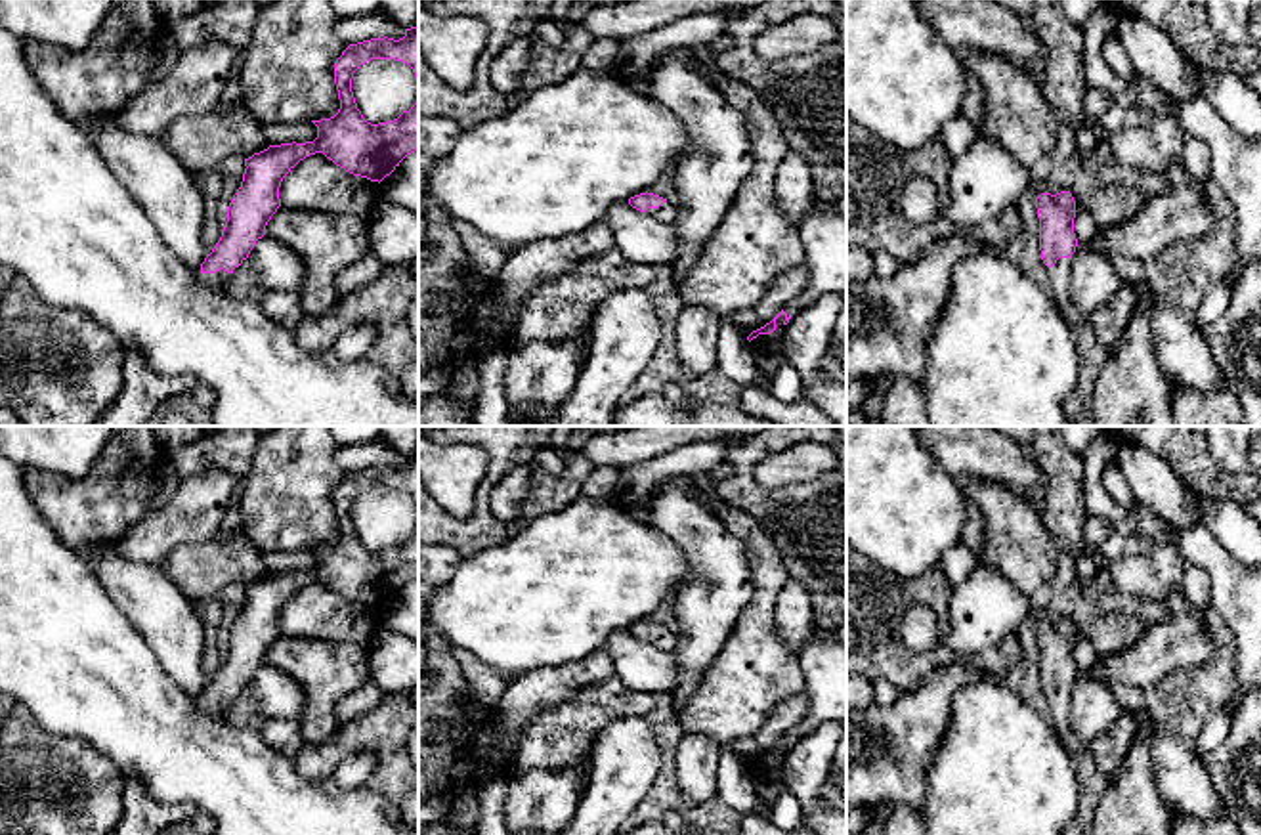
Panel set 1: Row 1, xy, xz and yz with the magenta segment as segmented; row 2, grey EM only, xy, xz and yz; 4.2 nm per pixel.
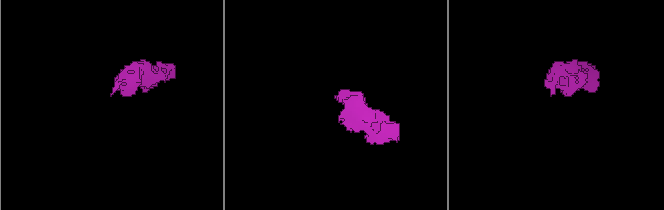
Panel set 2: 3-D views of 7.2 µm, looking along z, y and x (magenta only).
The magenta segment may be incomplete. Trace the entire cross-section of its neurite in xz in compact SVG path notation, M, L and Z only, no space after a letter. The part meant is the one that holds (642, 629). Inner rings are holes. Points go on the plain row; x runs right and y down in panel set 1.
M640 621L629 627L629 632L648 644L661 648L665 652L673 652L676 644L676 634L667 627L653 621Z

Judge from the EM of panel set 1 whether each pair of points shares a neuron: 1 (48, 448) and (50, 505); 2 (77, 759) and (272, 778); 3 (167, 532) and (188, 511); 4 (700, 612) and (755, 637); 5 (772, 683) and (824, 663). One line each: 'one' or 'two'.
1: two
2: two
3: one
4: two
5: two

